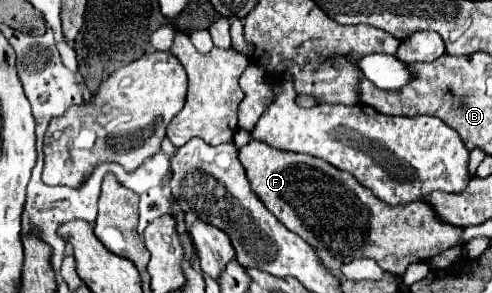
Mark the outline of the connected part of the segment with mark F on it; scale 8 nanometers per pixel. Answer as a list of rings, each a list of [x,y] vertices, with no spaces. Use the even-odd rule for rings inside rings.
[[[254,139],[238,155],[252,191],[268,211],[308,245],[328,249],[342,263],[370,257],[382,269],[404,275],[408,263],[426,263],[450,247],[462,245],[464,229],[442,221],[430,203],[416,201],[390,207],[362,187],[350,173],[332,167],[324,159],[274,149]]]

